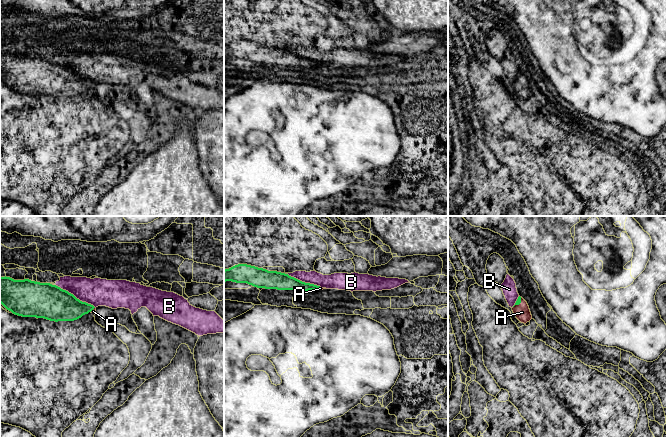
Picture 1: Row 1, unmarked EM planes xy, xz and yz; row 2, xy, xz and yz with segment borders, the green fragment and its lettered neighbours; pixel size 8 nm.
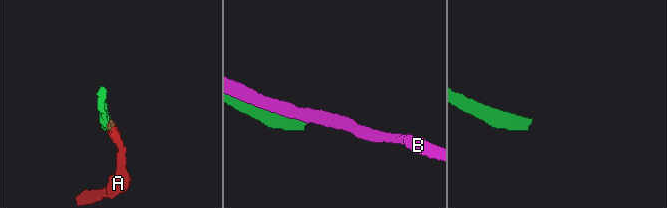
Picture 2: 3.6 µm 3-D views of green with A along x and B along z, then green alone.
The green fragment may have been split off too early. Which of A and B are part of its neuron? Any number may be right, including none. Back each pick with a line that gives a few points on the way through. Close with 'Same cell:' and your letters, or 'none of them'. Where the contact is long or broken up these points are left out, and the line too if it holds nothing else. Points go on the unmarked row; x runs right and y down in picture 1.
A: runs through yz (518, 77), (519, 79), (522, 88)
Same cell: A

